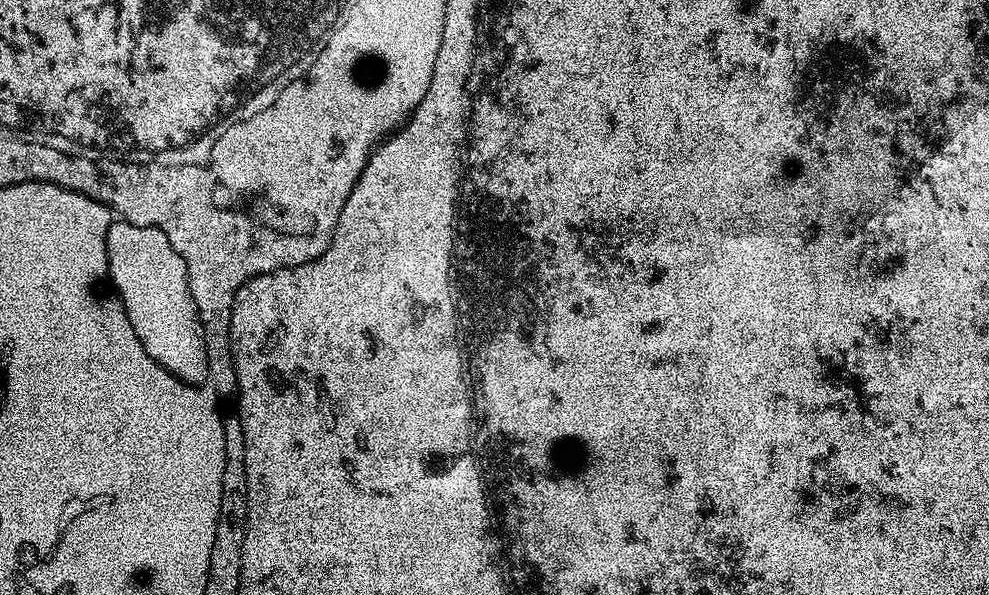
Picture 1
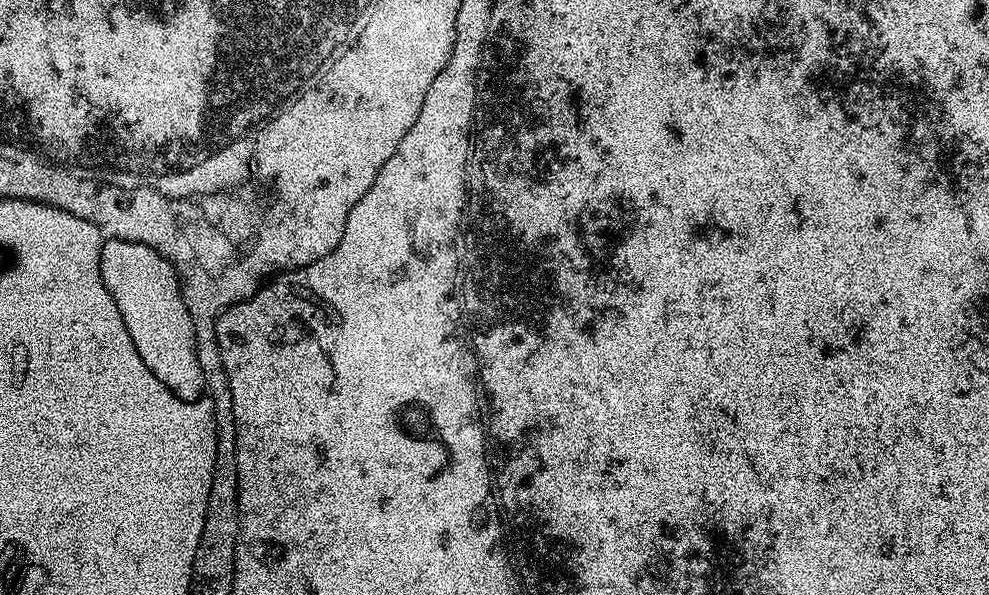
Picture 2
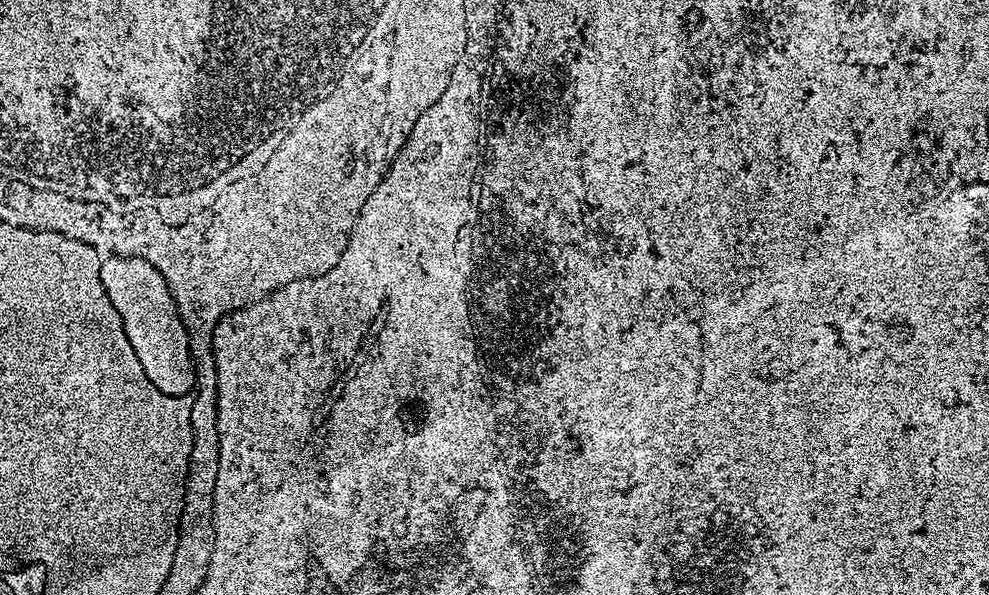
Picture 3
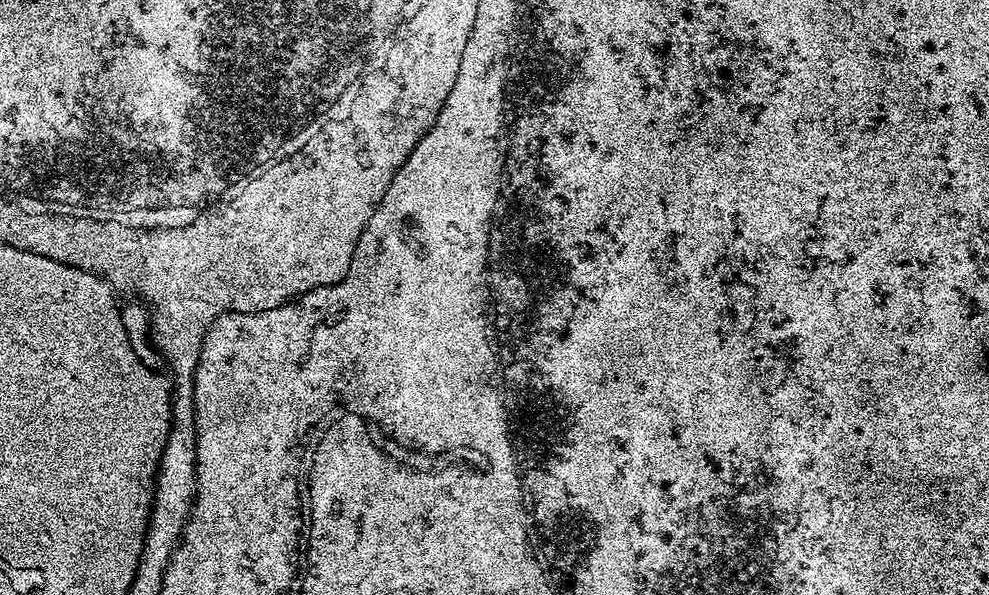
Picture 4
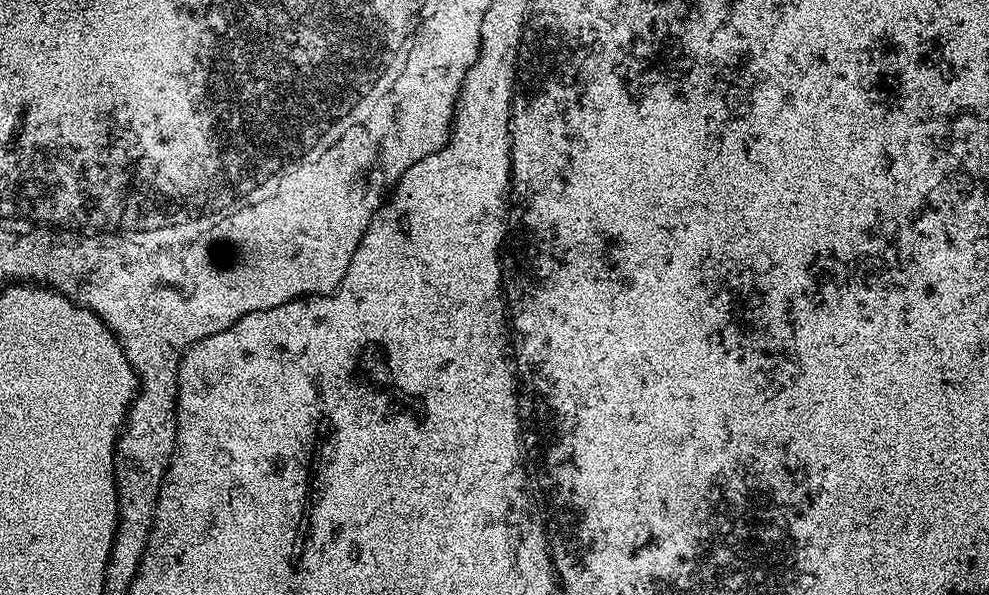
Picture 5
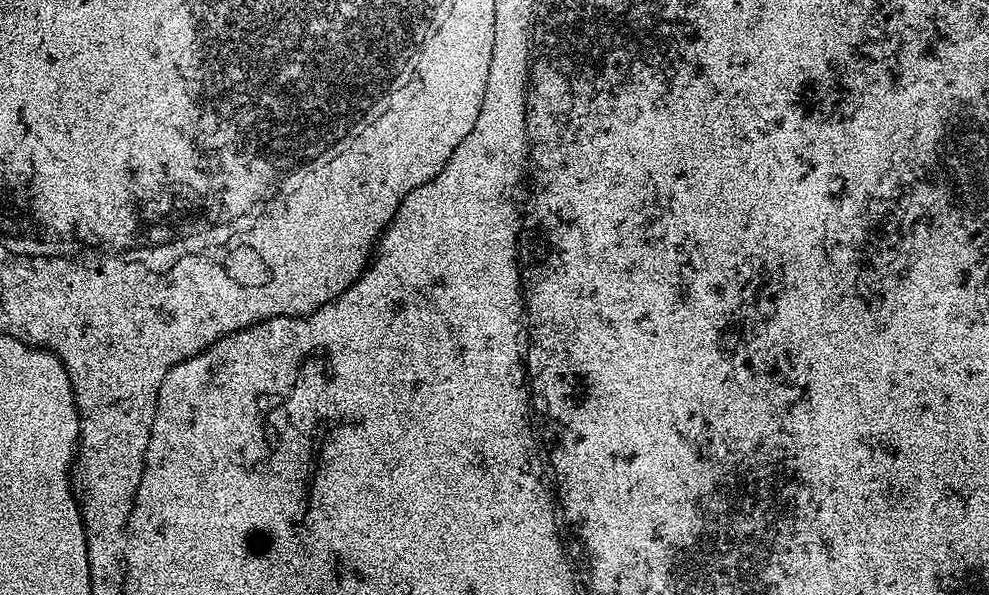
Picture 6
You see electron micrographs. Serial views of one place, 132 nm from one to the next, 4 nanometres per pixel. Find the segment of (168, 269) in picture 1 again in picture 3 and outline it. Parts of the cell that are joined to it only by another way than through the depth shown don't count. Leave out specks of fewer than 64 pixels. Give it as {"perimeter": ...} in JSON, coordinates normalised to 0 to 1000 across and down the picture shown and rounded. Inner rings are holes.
{"perimeter":[[[110,430],[102,439],[101,466],[108,499],[123,534],[127,568],[152,642],[169,667],[191,664],[197,654],[200,634],[191,588],[190,558],[167,469],[146,435]]]}

